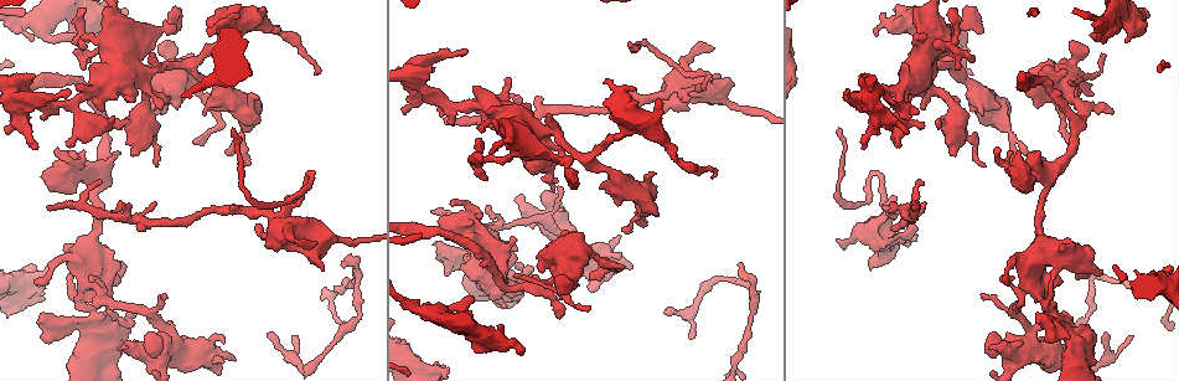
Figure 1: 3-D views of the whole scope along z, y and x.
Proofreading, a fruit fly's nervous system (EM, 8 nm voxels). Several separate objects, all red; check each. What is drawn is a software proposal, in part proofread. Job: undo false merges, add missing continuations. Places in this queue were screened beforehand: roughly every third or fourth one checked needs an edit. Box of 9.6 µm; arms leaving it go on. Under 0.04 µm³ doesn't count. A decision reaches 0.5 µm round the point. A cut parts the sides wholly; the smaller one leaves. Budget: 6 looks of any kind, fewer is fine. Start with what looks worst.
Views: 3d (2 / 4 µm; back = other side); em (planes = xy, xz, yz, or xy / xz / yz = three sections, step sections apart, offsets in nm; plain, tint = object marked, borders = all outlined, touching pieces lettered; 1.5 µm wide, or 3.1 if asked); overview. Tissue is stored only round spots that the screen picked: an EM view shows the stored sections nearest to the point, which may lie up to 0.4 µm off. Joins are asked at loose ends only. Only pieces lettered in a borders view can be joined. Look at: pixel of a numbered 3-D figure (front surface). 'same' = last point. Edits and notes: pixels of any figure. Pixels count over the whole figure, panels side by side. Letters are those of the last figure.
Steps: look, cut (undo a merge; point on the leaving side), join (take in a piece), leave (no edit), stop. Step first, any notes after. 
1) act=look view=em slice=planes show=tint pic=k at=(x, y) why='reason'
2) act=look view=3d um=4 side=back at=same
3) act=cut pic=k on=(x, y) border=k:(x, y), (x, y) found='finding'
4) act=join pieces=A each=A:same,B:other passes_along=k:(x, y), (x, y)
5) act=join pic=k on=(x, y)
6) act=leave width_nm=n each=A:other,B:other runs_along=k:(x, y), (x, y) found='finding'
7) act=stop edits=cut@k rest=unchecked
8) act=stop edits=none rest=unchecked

act=look view=3d um=2 pic=1 at=(624, 266) why='free end'

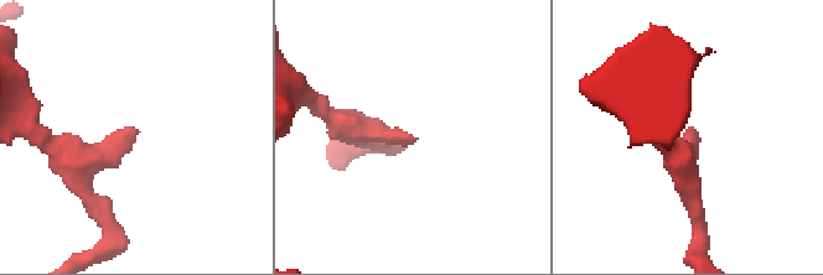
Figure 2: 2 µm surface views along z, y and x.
act=look view=em slice=xy step=8 show=borders pic=2 at=(691, 129) why='need the tissue'

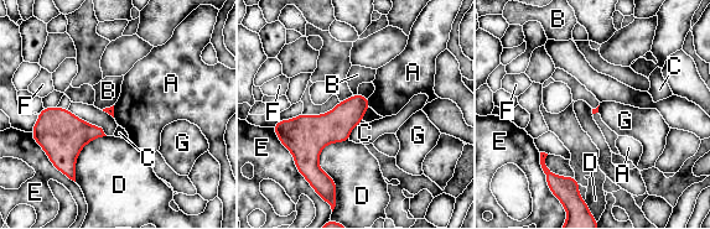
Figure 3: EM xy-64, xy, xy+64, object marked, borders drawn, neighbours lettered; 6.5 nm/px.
act=leave each=A:other,B:other,C:other,D:other,E:other,F:other,G:other border=3:(357, 93), (353, 95) found='none of them fits'

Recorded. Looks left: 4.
act=look view=3d um=2 pic=1 at=(840, 130) why='tapers out'

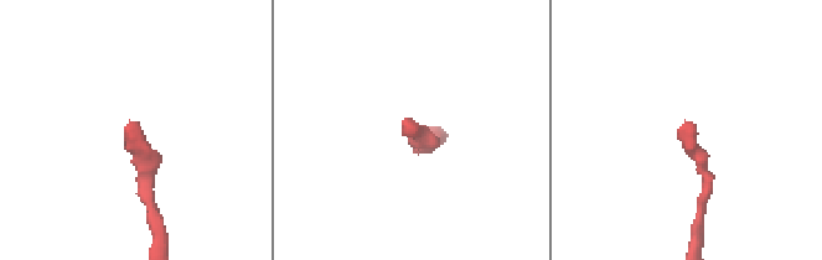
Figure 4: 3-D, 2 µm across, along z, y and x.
act=look view=em slice=planes show=borders pic=4 at=(409, 126)

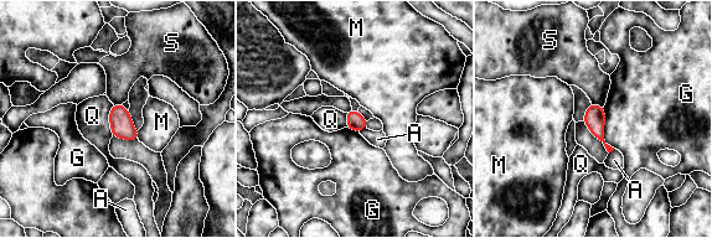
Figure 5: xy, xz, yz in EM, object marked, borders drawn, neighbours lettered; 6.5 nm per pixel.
act=leave each=A:other,G:other,M:other,Q:other,S:other border=5:(113, 104), (109, 112), (111, 136) found='no lettered piece goes on from it'

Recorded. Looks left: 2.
act=look view=em slice=planes show=plain pic=1 at=(208, 36) why='branch stops here'

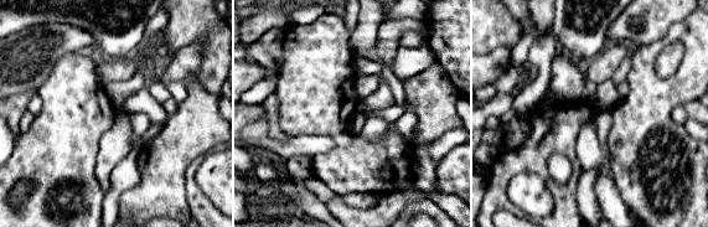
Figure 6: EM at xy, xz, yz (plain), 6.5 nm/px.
act=look view=em slice=planes show=borders at=same

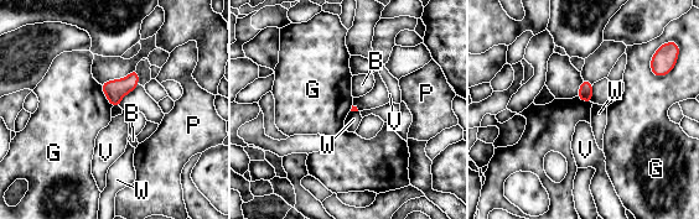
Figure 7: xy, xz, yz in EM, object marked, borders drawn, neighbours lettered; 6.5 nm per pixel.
act=leave each=B:other,G:other,P:other,V:other,W:other border=7:(652, 56), (651, 72), (663, 77) found='none of them fits'

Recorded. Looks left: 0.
act=stop edits=none rest=unchecked

